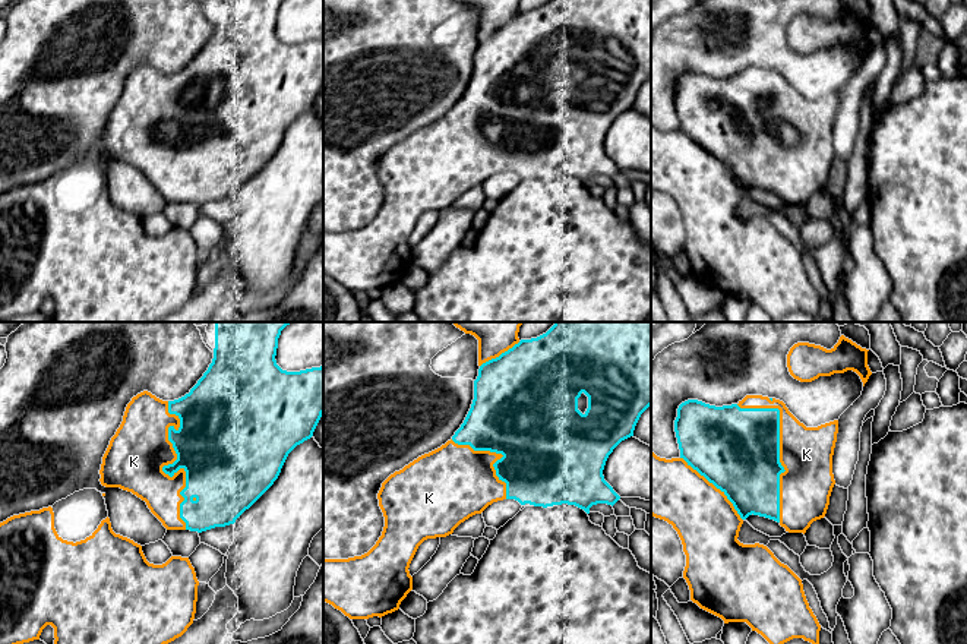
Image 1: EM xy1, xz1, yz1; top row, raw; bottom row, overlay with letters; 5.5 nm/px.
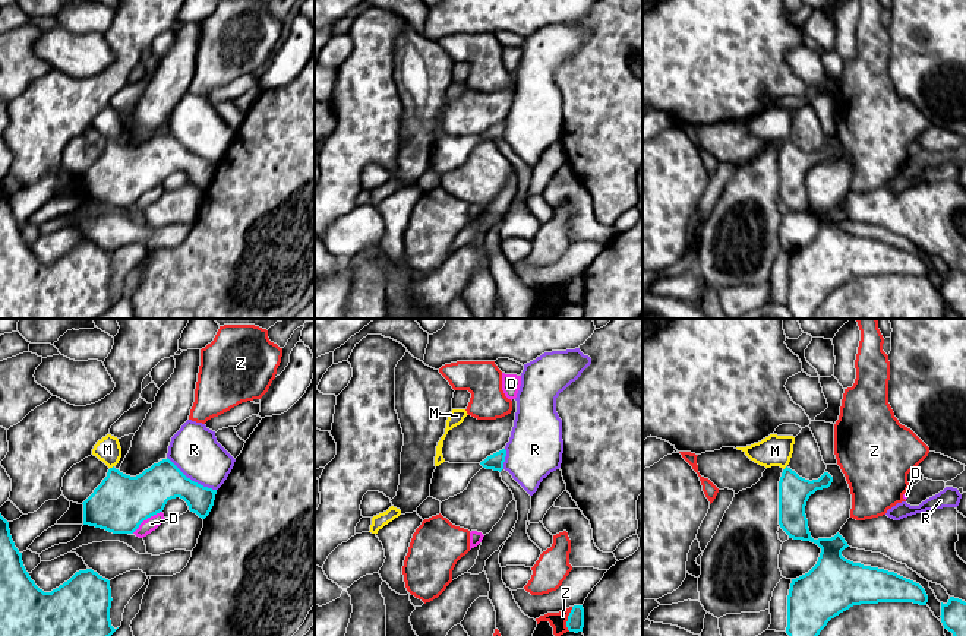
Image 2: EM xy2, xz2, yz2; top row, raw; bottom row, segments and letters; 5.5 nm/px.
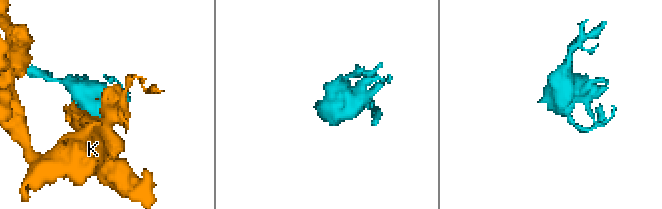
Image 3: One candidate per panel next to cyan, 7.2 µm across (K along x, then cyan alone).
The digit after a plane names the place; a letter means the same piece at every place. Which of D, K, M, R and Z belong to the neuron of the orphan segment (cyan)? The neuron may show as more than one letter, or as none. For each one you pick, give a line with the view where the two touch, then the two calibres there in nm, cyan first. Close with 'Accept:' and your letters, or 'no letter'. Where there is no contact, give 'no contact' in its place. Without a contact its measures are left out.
K: xy1 | 320/320 nm
Accept: K

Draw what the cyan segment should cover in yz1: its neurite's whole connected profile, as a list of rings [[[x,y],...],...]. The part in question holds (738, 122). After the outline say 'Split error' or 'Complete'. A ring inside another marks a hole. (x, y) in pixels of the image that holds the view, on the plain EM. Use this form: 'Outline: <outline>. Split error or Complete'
Outline: [[[746,67],[731,78],[715,79],[688,72],[677,80],[674,104],[680,121],[679,130],[660,130],[651,123],[651,187],[667,193],[677,203],[686,239],[683,250],[691,272],[701,281],[721,290],[724,296],[746,294],[761,306],[772,321],[803,310],[819,318],[821,297],[806,272],[802,252],[764,217],[743,217],[737,212],[740,199],[749,187],[777,193],[789,205],[806,205],[810,196],[825,189],[835,157],[832,127],[838,105],[838,92],[806,100],[775,70]]]. Split error

